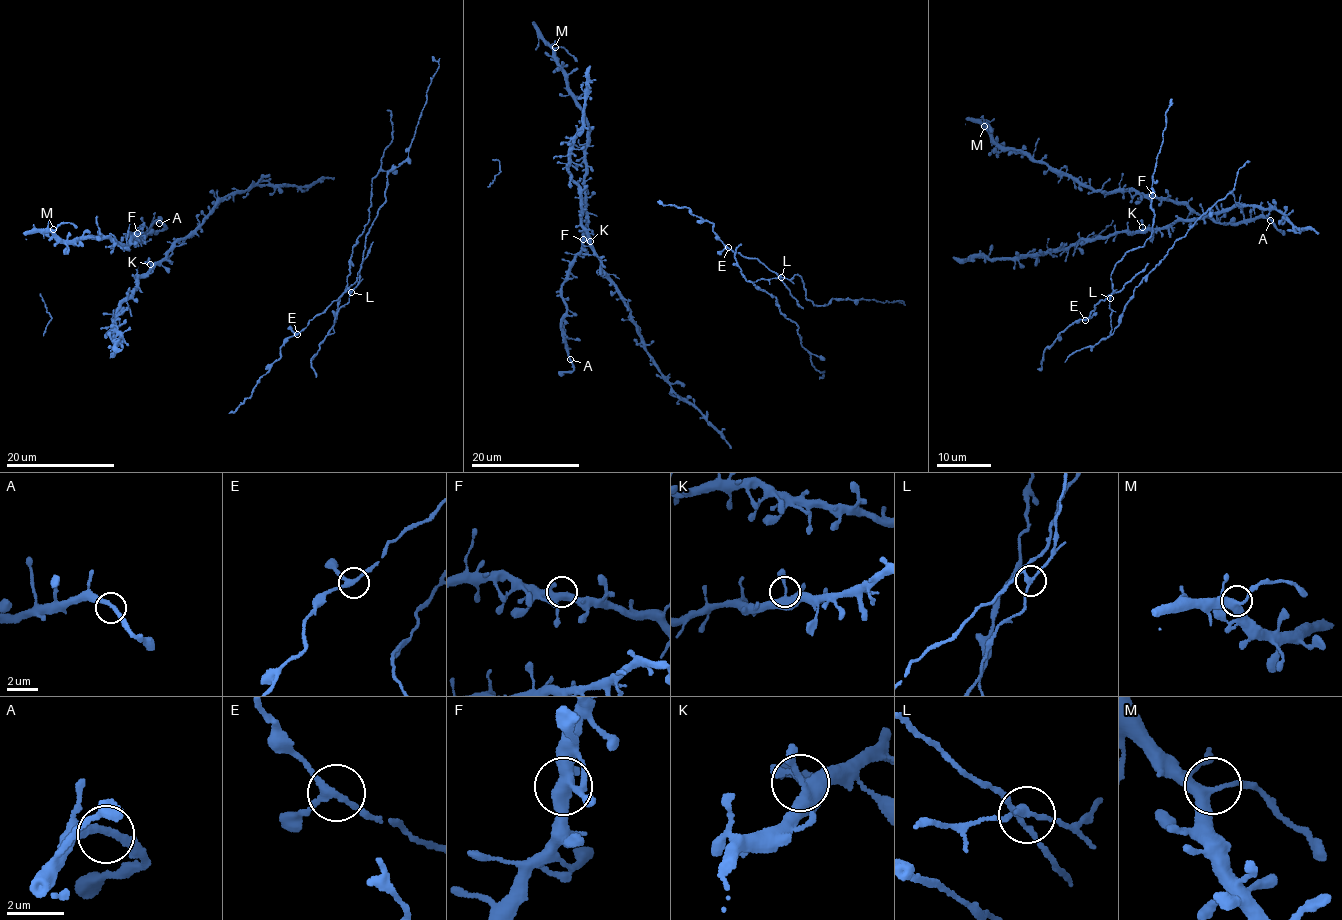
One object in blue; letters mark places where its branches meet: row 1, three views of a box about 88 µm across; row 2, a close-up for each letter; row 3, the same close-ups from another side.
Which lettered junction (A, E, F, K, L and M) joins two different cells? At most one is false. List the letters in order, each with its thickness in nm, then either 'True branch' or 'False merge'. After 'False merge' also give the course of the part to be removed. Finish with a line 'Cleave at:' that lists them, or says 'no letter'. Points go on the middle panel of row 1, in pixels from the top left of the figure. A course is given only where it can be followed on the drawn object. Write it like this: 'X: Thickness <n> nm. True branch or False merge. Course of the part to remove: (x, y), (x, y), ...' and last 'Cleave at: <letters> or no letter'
A: Thickness 240 nm. True branch
E: Thickness 240 nm. True branch
F: Thickness 380 nm. True branch
K: Thickness 280 nm. True branch
L: Thickness 200 nm. False merge. Course of the part to remove: (781, 278), (750, 281), (774, 295), (784, 316), (797, 324), (812, 366), (824, 371), (819, 378)
M: Thickness 360 nm. True branch
Cleave at: L

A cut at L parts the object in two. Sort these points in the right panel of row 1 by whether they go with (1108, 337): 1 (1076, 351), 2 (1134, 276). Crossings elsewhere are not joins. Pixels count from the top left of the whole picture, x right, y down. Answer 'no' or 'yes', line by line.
1: yes
2: no

